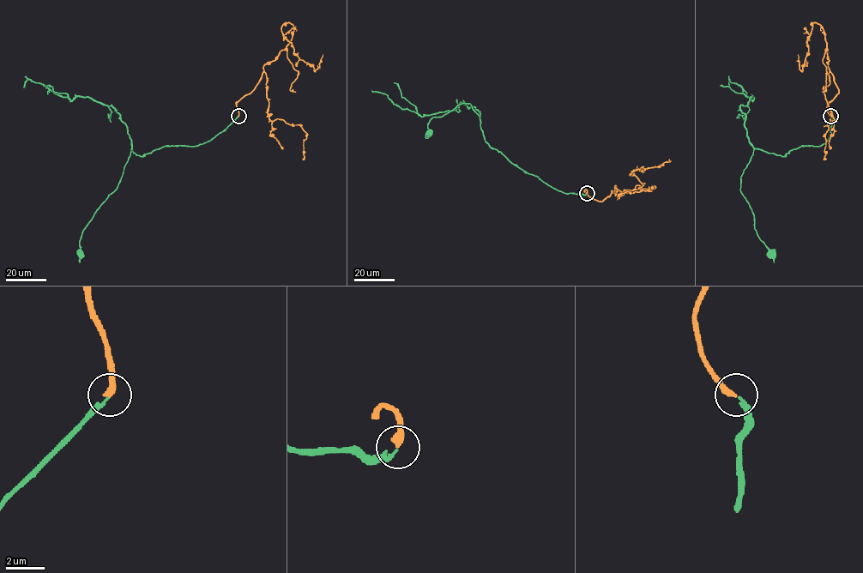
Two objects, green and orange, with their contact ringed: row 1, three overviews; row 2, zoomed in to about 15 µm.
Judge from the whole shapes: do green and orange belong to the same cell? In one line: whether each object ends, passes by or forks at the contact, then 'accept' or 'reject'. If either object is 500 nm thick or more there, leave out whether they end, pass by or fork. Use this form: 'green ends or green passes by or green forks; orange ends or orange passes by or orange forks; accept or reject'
green ends; orange ends; accept

